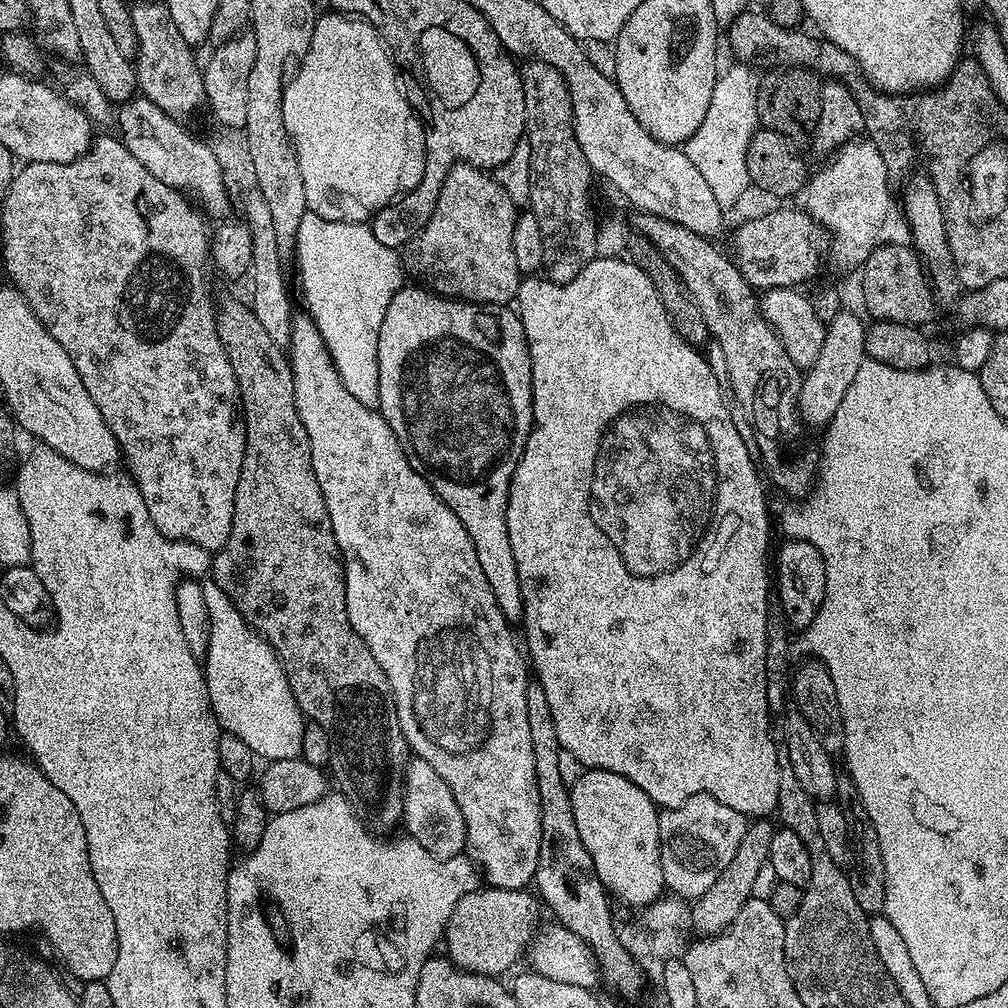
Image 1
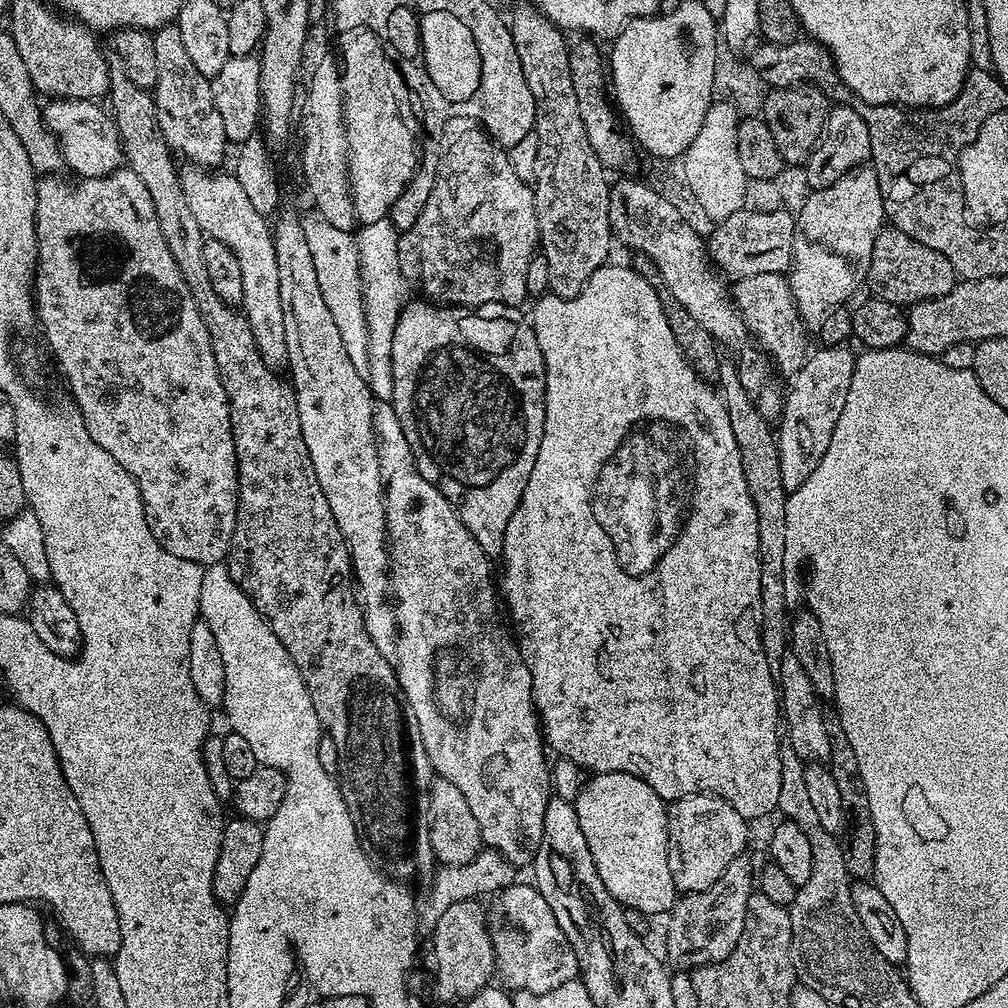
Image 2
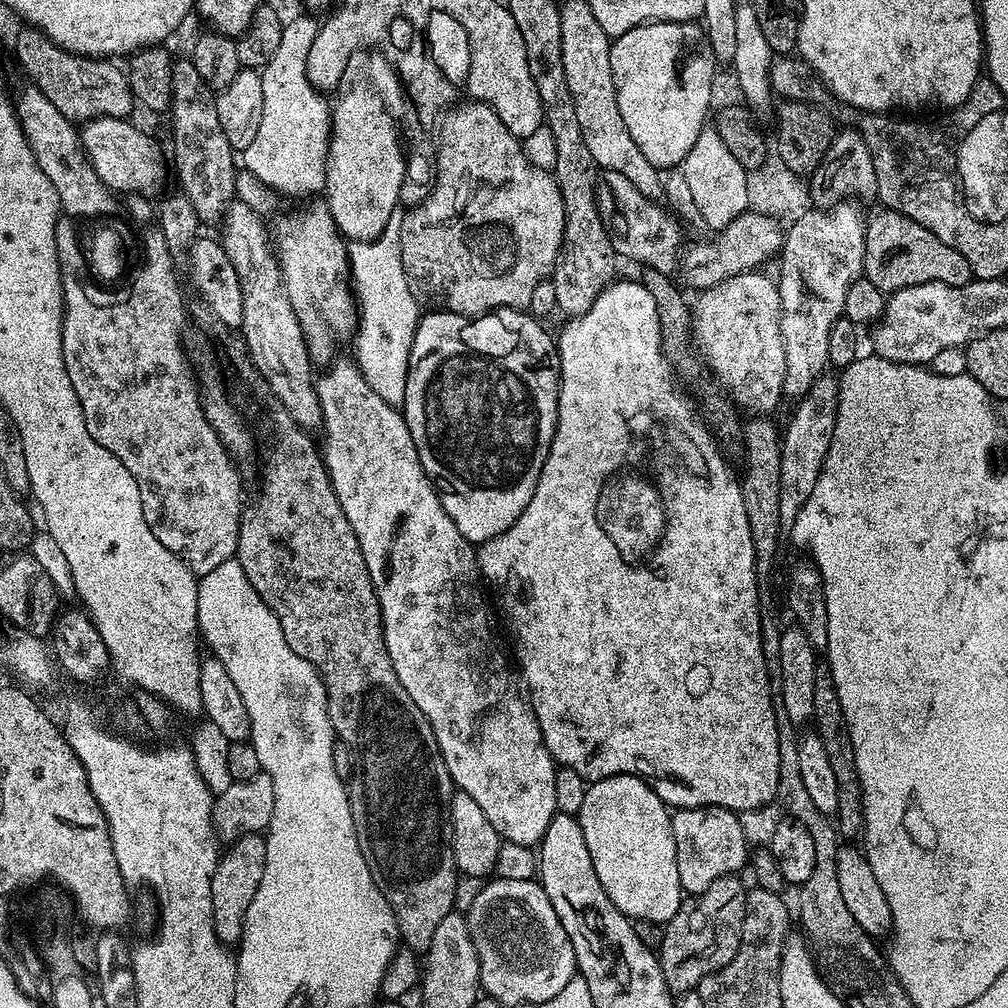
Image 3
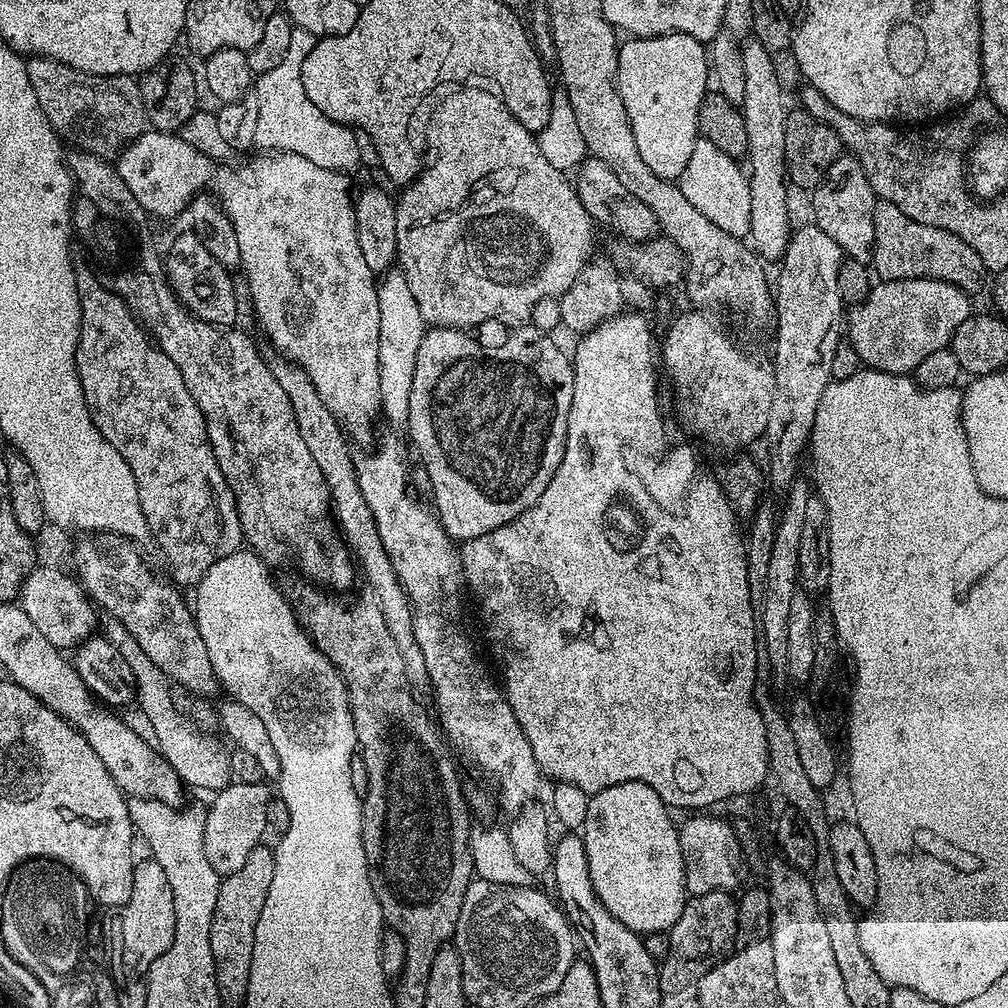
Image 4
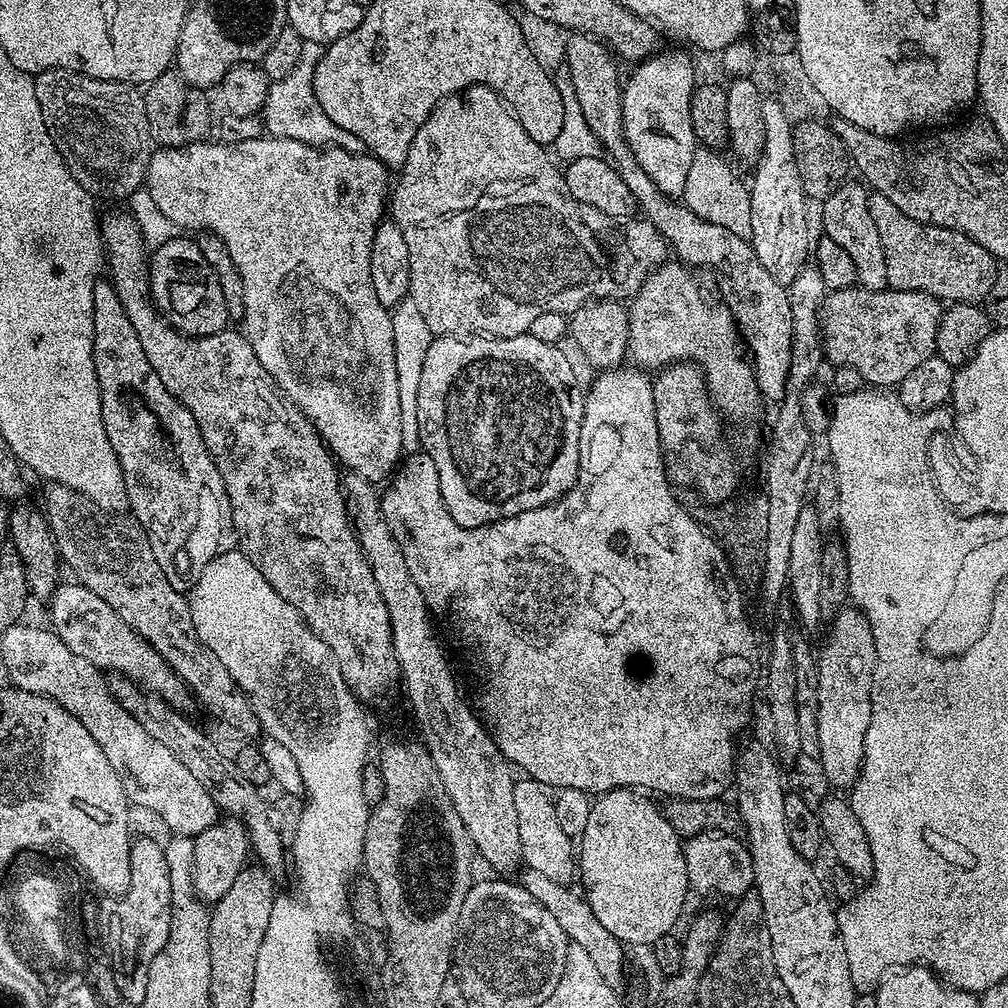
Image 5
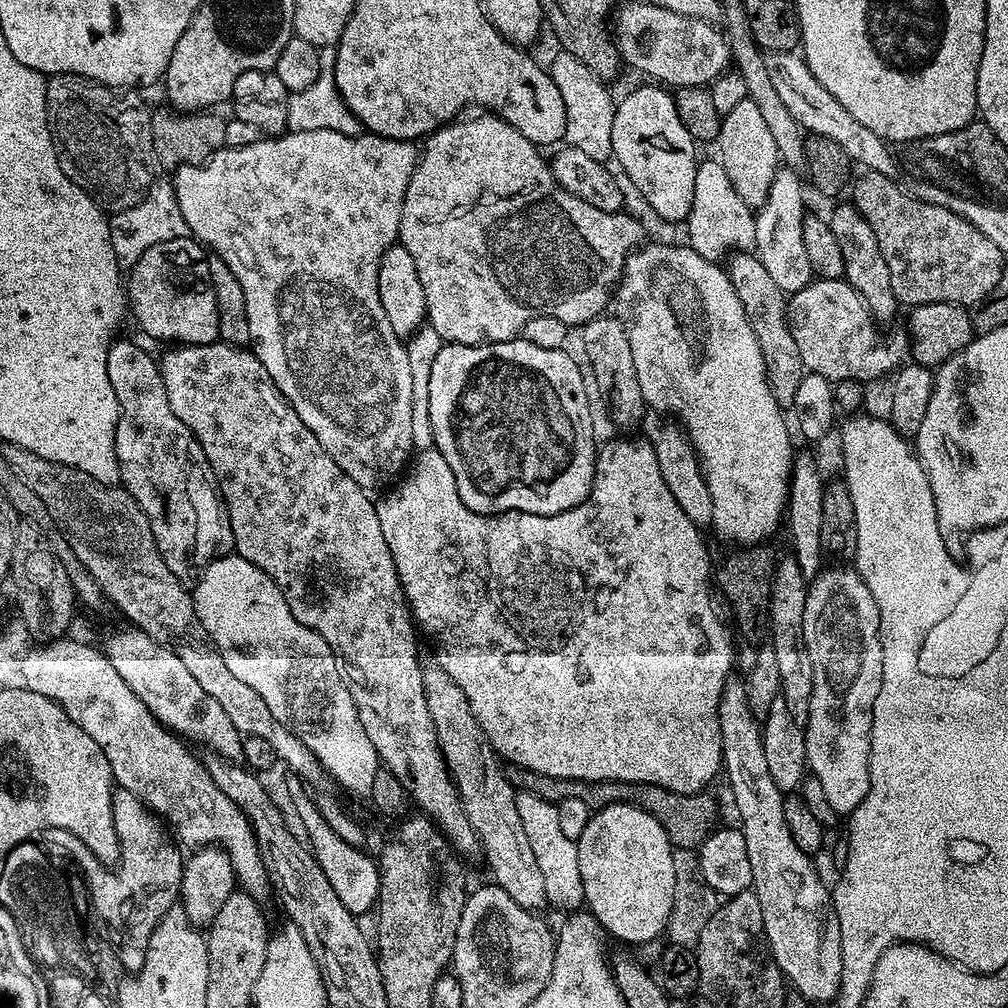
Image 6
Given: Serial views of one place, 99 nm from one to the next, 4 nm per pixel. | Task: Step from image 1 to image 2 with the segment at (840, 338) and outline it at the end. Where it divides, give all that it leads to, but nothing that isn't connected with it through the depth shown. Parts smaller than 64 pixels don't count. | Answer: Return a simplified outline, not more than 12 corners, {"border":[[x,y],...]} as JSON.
{"border":[[817,347],[776,436],[781,482],[798,490],[830,447],[856,356]]}

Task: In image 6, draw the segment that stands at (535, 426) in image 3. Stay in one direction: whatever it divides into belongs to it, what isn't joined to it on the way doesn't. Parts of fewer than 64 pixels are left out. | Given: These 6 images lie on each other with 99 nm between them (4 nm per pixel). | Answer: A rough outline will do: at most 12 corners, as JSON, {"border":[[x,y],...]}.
{"border":[[445,343],[432,443],[483,516],[590,494],[564,348]]}

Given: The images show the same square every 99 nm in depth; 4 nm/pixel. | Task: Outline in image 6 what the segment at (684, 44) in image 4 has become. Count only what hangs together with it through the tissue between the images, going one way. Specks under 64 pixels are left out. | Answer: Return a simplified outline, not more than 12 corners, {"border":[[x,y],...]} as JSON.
{"border":[[667,87],[616,104],[612,154],[664,220],[687,221],[697,141]]}

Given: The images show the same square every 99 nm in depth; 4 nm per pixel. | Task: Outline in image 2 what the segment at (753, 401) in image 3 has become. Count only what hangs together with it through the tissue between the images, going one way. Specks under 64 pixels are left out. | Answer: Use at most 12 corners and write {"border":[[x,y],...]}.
{"border":[[781,273],[730,291],[751,339],[784,360],[806,332]]}

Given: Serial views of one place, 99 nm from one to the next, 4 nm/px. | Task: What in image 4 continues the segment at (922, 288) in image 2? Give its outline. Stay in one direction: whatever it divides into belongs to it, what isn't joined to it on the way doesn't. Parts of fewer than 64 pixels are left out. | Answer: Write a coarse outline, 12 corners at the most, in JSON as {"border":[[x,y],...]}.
{"border":[[874,206],[881,281],[941,280],[969,294],[982,258],[950,230]]}

